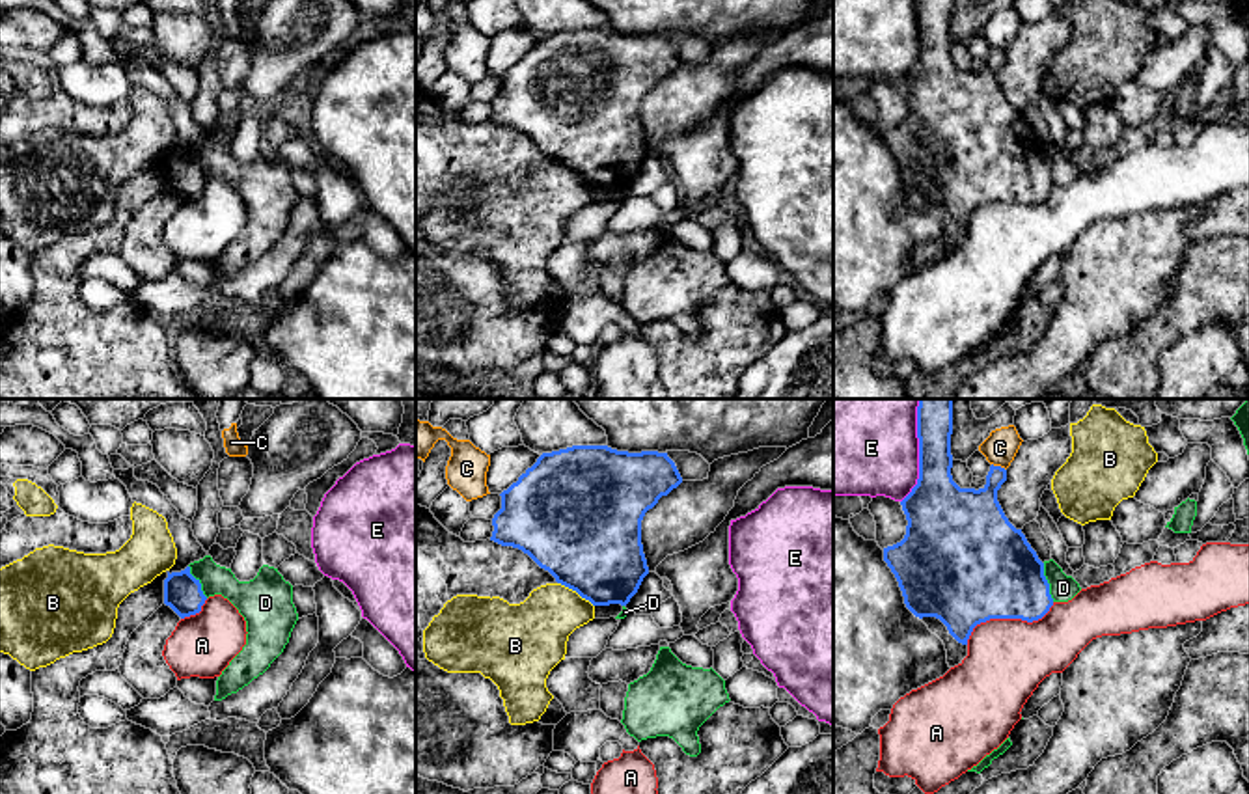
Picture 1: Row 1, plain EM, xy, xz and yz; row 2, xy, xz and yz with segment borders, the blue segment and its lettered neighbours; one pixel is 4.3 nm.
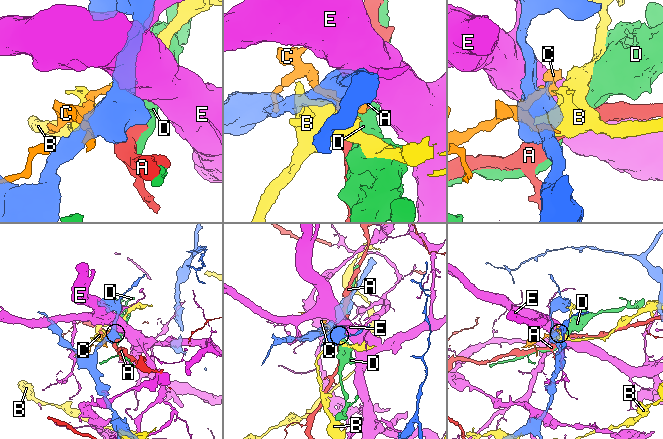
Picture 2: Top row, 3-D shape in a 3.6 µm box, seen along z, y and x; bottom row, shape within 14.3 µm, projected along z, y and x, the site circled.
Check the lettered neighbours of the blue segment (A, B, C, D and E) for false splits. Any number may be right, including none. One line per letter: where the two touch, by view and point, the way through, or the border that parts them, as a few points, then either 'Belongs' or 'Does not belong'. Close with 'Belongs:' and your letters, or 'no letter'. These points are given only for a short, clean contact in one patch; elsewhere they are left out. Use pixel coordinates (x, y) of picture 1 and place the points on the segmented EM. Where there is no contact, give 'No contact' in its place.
A: Touches blue at yz (1007, 617). Does not belong
B: Touches blue at xz (576, 591). Does not belong
C: Touches blue at yz (1000, 466). Boundary: yz (992, 463), (1005, 470). Does not belong
D: Touches blue at yz (1046, 582). Boundary: yz (1043, 563), (1043, 574), (1054, 601). Does not belong
E: Touches blue at yz (919, 451). Does not belong
Belongs: no letter

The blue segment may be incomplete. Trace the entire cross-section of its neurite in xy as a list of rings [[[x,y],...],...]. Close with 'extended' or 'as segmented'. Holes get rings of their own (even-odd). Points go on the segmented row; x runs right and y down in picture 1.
[[[190,567],[181,572],[168,572],[164,580],[164,604],[181,619],[199,613],[205,600],[201,583],[190,574]]]; as segmented

